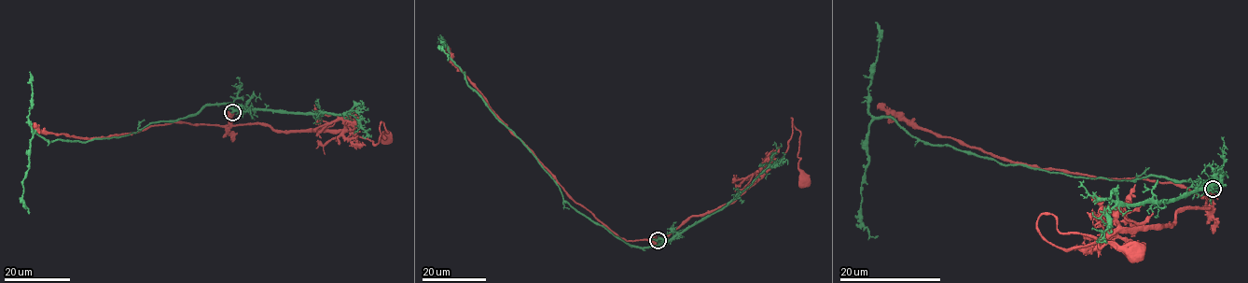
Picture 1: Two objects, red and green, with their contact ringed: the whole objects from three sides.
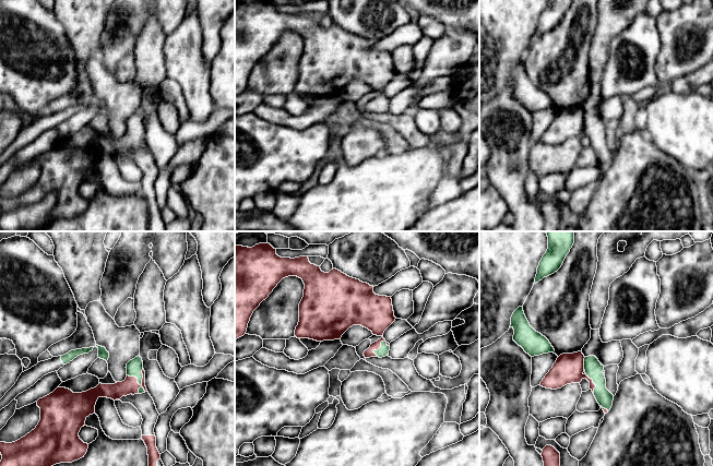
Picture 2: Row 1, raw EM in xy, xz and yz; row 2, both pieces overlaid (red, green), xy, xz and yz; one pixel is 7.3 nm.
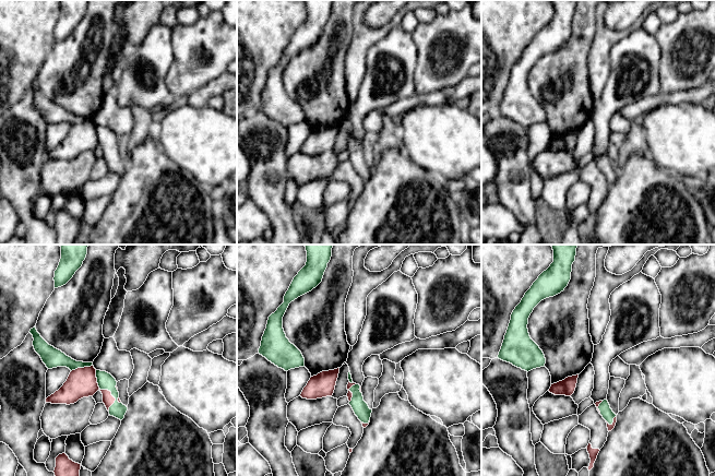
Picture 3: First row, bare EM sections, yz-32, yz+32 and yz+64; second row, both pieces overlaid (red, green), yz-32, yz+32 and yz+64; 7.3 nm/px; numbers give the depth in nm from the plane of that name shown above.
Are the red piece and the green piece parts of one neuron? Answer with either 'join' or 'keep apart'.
keep apart

